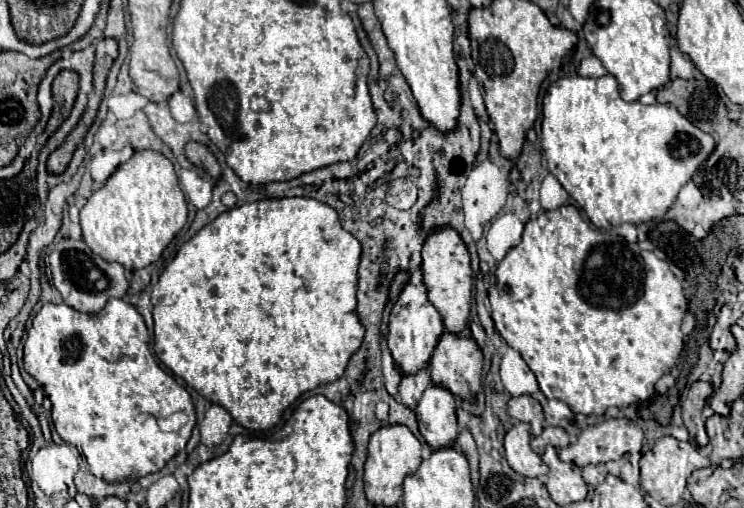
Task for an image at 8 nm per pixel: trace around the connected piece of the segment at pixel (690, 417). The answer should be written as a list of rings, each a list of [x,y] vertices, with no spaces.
[[[696,381],[682,403],[682,419],[688,429],[690,443],[698,447],[704,447],[709,442],[705,422],[714,414],[708,405],[710,395],[712,395],[712,385]]]

